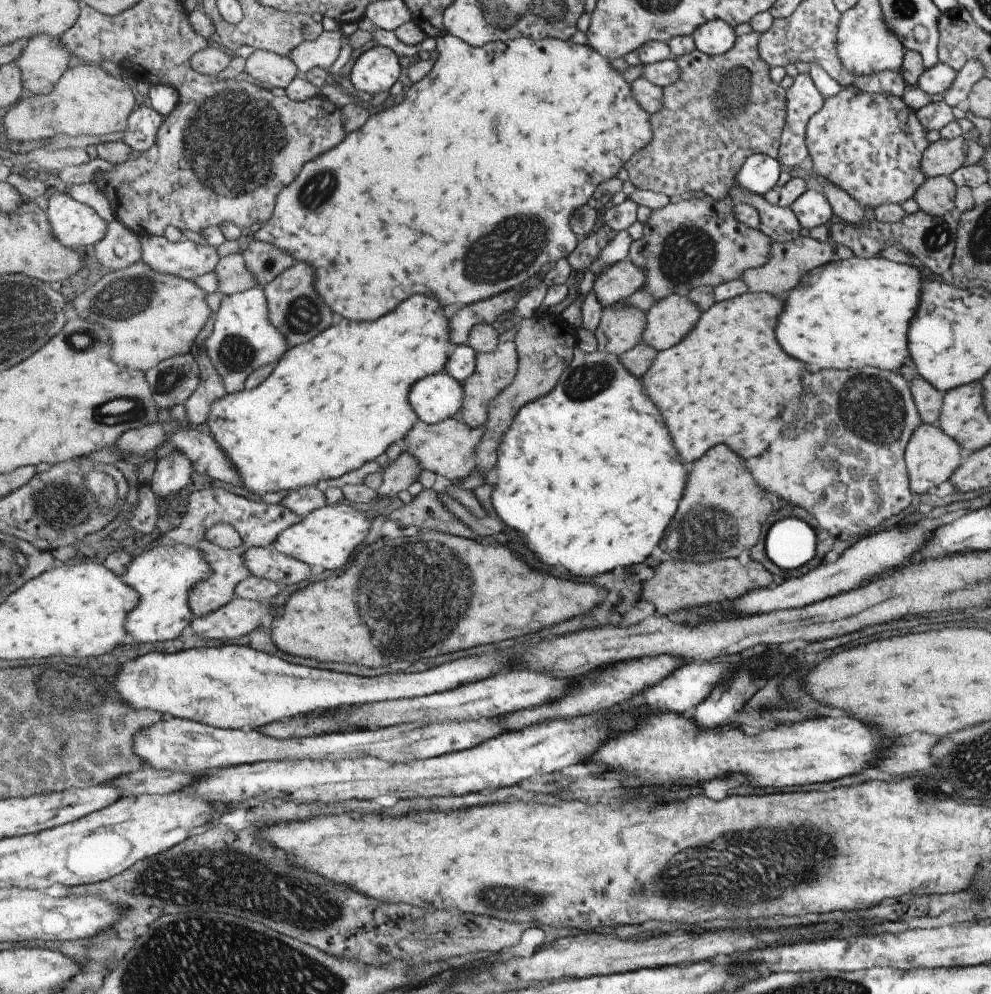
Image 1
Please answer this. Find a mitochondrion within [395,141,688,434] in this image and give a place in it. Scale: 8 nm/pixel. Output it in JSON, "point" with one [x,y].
{"point":[511,246]}

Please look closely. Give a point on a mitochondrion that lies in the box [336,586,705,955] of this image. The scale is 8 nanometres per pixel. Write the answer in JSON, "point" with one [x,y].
{"point":[516,899]}

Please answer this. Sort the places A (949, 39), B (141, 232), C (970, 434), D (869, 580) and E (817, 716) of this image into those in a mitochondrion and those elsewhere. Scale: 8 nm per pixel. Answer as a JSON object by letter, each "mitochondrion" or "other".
{"A":"other","B":"other","C":"other","D":"other","E":"other"}

